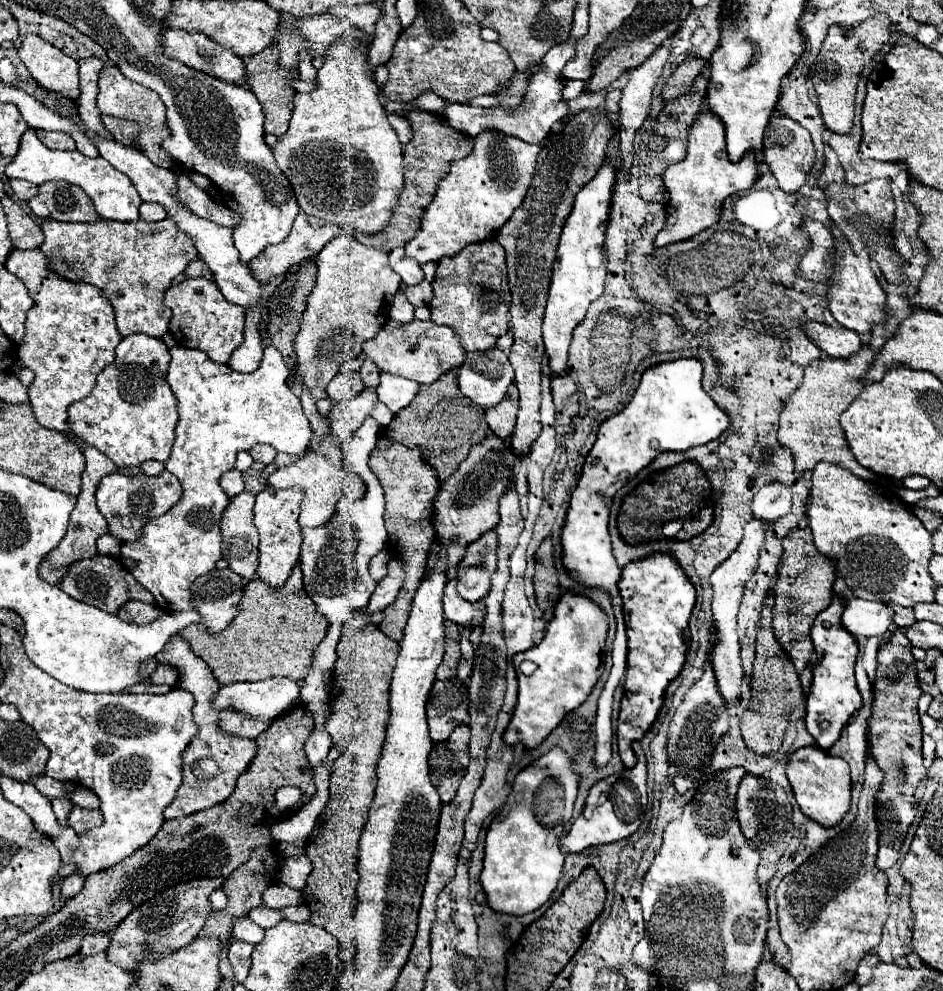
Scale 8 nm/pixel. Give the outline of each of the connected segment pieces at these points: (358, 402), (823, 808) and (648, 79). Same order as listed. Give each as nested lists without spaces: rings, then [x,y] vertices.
[[[364,388],[360,396],[346,402],[344,406],[338,406],[338,408],[332,406],[332,410],[328,414],[330,432],[336,434],[342,442],[348,442],[356,434],[356,430],[360,428],[364,418],[370,416],[370,410],[372,410],[372,406],[376,406],[376,402],[378,402],[376,390]]]
[[[806,746],[796,750],[790,756],[786,776],[790,780],[794,798],[800,806],[800,810],[812,818],[814,822],[820,822],[824,828],[838,826],[850,810],[850,798],[852,798],[852,782],[850,782],[850,770],[848,764],[842,758],[830,756],[824,750],[818,750],[814,746]]]
[[[660,46],[642,66],[630,72],[630,80],[622,90],[618,138],[620,138],[620,156],[622,156],[624,170],[632,166],[634,134],[648,116],[652,90],[656,86],[656,80],[662,74],[662,66],[666,64],[666,60],[668,60],[668,50],[666,46]]]

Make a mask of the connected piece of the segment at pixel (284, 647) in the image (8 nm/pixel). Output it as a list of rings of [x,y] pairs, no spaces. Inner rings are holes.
[[[296,566],[294,570],[292,570],[292,574],[290,574],[290,578],[288,578],[288,582],[280,588],[280,590],[274,590],[274,588],[270,588],[268,584],[264,584],[262,580],[250,580],[250,584],[256,584],[256,588],[248,588],[248,590],[244,590],[244,598],[242,598],[242,602],[240,602],[240,612],[238,612],[238,616],[228,624],[228,628],[224,630],[224,632],[218,632],[218,634],[208,634],[202,626],[198,626],[198,624],[192,624],[192,626],[188,626],[188,628],[184,628],[182,630],[182,638],[184,640],[188,640],[190,642],[190,646],[192,646],[192,650],[194,650],[194,654],[198,654],[210,668],[212,668],[212,672],[214,672],[214,676],[216,676],[216,680],[220,682],[220,684],[234,684],[234,682],[252,682],[252,680],[266,680],[266,678],[270,678],[270,676],[284,676],[284,678],[290,678],[290,680],[304,680],[306,678],[306,674],[308,674],[308,670],[310,670],[310,660],[312,660],[312,652],[314,652],[314,648],[324,640],[324,636],[326,636],[326,620],[316,612],[316,606],[314,606],[314,602],[308,598],[308,594],[304,592],[304,588],[302,588],[302,572],[300,572],[300,566]]]

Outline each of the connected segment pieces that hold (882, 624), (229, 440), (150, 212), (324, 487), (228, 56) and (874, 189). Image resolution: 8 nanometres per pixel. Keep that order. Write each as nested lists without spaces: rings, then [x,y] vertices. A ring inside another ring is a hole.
[[[850,598],[842,614],[842,626],[860,636],[880,636],[894,626],[894,610],[890,604],[880,600]]]
[[[182,346],[170,348],[172,362],[168,368],[168,384],[178,400],[178,426],[176,426],[176,438],[170,452],[170,458],[166,462],[166,470],[172,472],[180,484],[182,484],[182,498],[176,506],[172,506],[164,516],[154,518],[148,522],[142,530],[142,536],[138,536],[132,542],[122,544],[122,556],[132,558],[138,566],[132,570],[134,578],[154,594],[156,606],[160,610],[190,610],[190,584],[210,572],[216,562],[222,558],[222,538],[220,538],[220,518],[224,510],[228,508],[230,498],[220,488],[220,476],[228,472],[234,466],[236,454],[242,450],[252,450],[256,444],[270,444],[278,452],[286,454],[304,454],[308,448],[308,442],[314,434],[314,430],[308,424],[308,418],[302,412],[300,398],[294,396],[294,392],[288,388],[288,370],[284,366],[284,360],[280,358],[280,352],[272,346],[266,346],[264,358],[260,362],[260,368],[252,374],[238,374],[230,370],[224,364],[212,362],[204,352],[190,350]]]
[[[143,202],[139,208],[139,216],[142,220],[148,220],[148,222],[160,222],[160,220],[166,218],[166,212],[158,203]]]
[[[326,436],[316,450],[308,450],[302,458],[298,458],[294,464],[284,466],[276,470],[268,482],[274,488],[290,488],[290,486],[302,486],[304,500],[302,500],[302,512],[298,518],[300,528],[316,528],[328,522],[332,514],[336,514],[336,502],[344,496],[364,496],[364,482],[360,478],[348,474],[342,466],[342,442],[336,436]]]
[[[164,30],[160,36],[164,54],[184,62],[190,68],[212,74],[216,78],[244,84],[244,60],[232,50],[216,44],[204,34],[190,34],[186,30]]]
[[[830,146],[824,148],[826,154],[826,166],[818,178],[818,184],[824,188],[826,198],[828,198],[828,214],[832,218],[832,224],[848,238],[850,246],[860,252],[860,250],[868,250],[868,256],[878,264],[884,280],[888,284],[902,284],[906,278],[902,276],[902,264],[906,262],[902,258],[902,254],[896,250],[894,246],[894,234],[892,228],[894,226],[894,196],[890,190],[888,180],[876,178],[870,180],[866,184],[846,184],[844,182],[844,170],[834,154],[834,150]]]

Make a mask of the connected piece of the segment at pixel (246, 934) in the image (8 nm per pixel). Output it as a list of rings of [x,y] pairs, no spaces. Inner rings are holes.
[[[248,918],[236,920],[232,932],[236,934],[236,938],[240,938],[240,940],[244,940],[244,942],[250,942],[250,944],[254,944],[254,946],[264,938],[264,928],[260,928],[258,924],[250,922]]]

